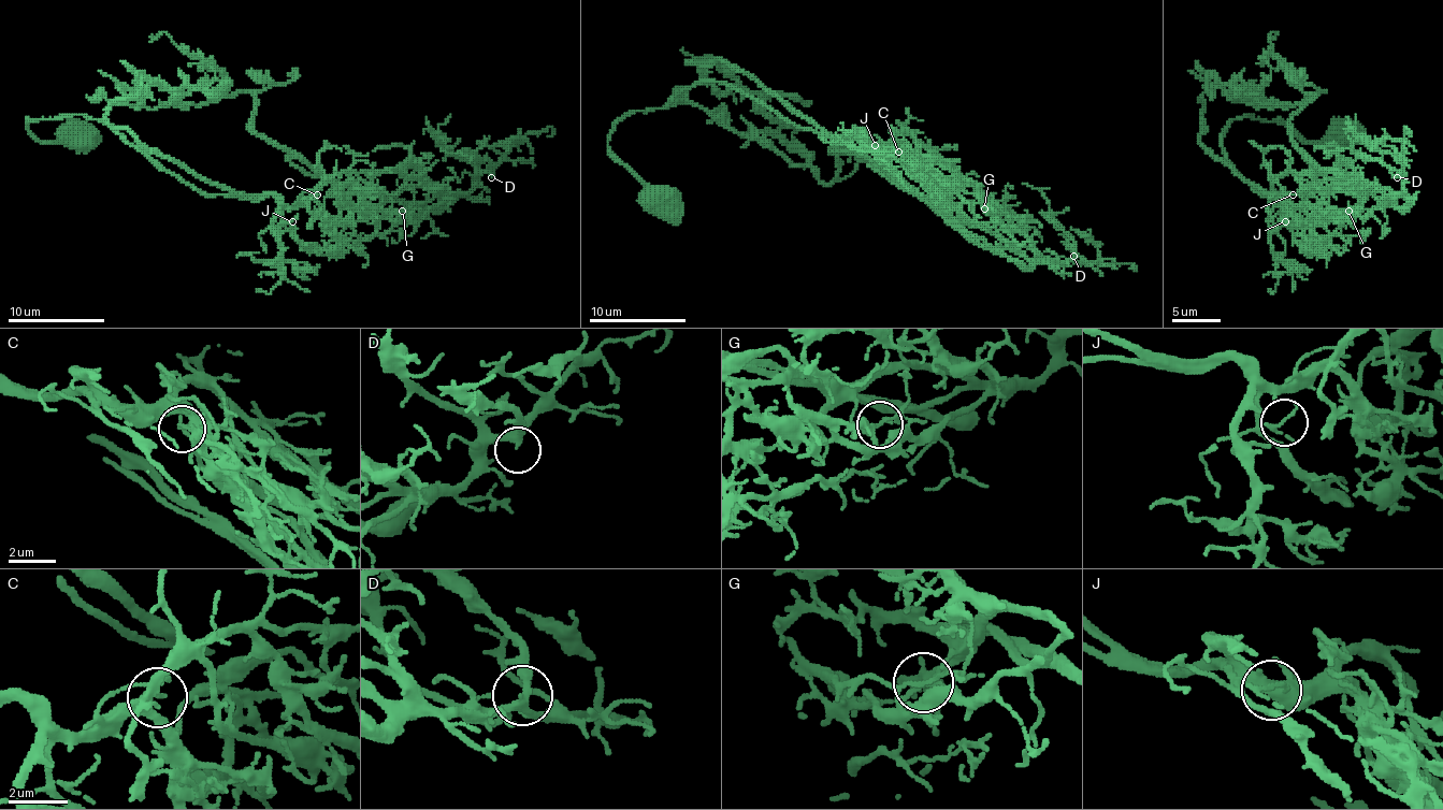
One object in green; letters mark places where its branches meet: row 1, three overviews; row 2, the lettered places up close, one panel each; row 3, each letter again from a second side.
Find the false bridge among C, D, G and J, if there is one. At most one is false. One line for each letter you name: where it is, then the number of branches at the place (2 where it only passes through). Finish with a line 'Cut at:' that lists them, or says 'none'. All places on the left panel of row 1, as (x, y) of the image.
G: place (402, 211); branches 3
Cut at: G

